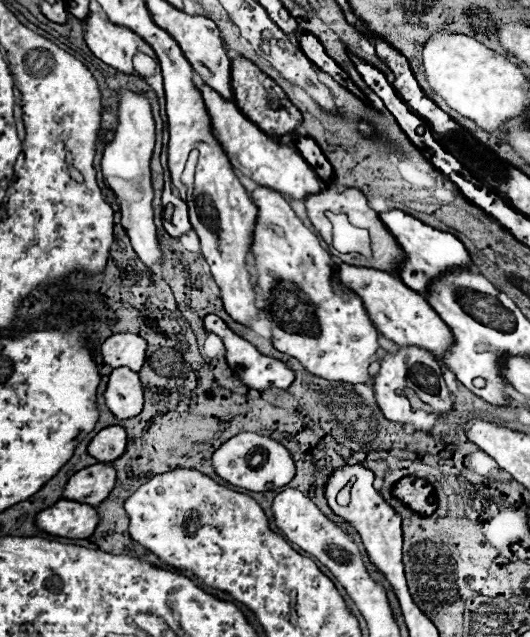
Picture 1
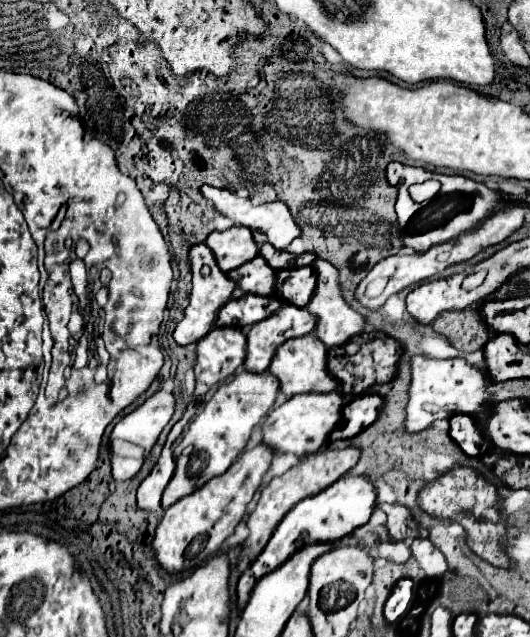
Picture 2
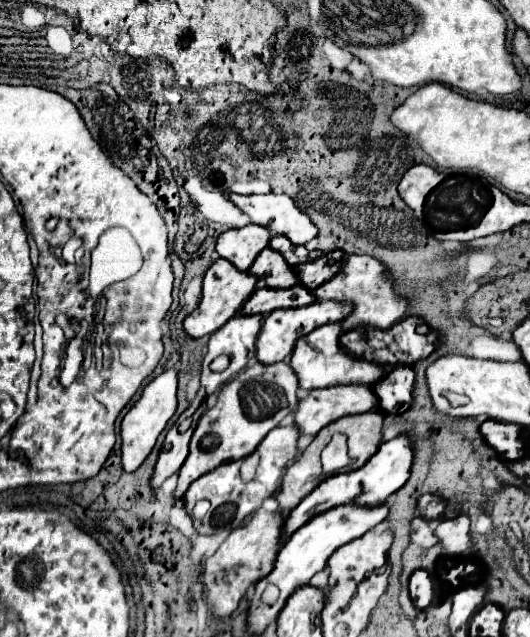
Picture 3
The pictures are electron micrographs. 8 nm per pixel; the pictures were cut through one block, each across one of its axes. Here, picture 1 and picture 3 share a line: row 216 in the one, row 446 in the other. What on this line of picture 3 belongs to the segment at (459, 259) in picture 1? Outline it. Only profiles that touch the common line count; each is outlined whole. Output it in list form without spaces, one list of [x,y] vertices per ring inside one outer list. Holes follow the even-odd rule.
[[[402,434],[402,436],[396,436],[388,442],[384,442],[380,446],[380,450],[362,468],[358,468],[354,472],[330,476],[318,488],[314,488],[288,516],[288,520],[284,524],[284,536],[294,534],[300,526],[304,526],[316,514],[322,514],[322,512],[326,512],[326,510],[330,510],[338,504],[348,504],[348,502],[356,502],[356,504],[362,504],[362,506],[382,504],[390,494],[394,494],[396,490],[400,490],[408,482],[412,462],[414,462],[414,446],[412,446],[412,440],[408,436]]]

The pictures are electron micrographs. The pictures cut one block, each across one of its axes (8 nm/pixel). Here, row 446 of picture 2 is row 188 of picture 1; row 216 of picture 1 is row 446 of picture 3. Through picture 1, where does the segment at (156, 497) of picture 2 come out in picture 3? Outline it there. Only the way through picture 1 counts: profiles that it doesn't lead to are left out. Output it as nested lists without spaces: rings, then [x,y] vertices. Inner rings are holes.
[[[168,432],[166,440],[168,446],[160,452],[154,476],[152,476],[152,488],[162,486],[162,482],[180,470],[180,466],[184,464],[186,456],[188,456],[188,444],[190,444],[192,432]]]

